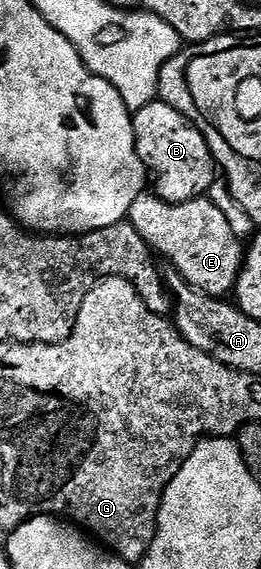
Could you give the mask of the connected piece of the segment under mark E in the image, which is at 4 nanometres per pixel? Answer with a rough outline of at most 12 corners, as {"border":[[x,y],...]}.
{"border":[[143,192],[128,222],[191,286],[225,296],[242,239],[208,196]]}

